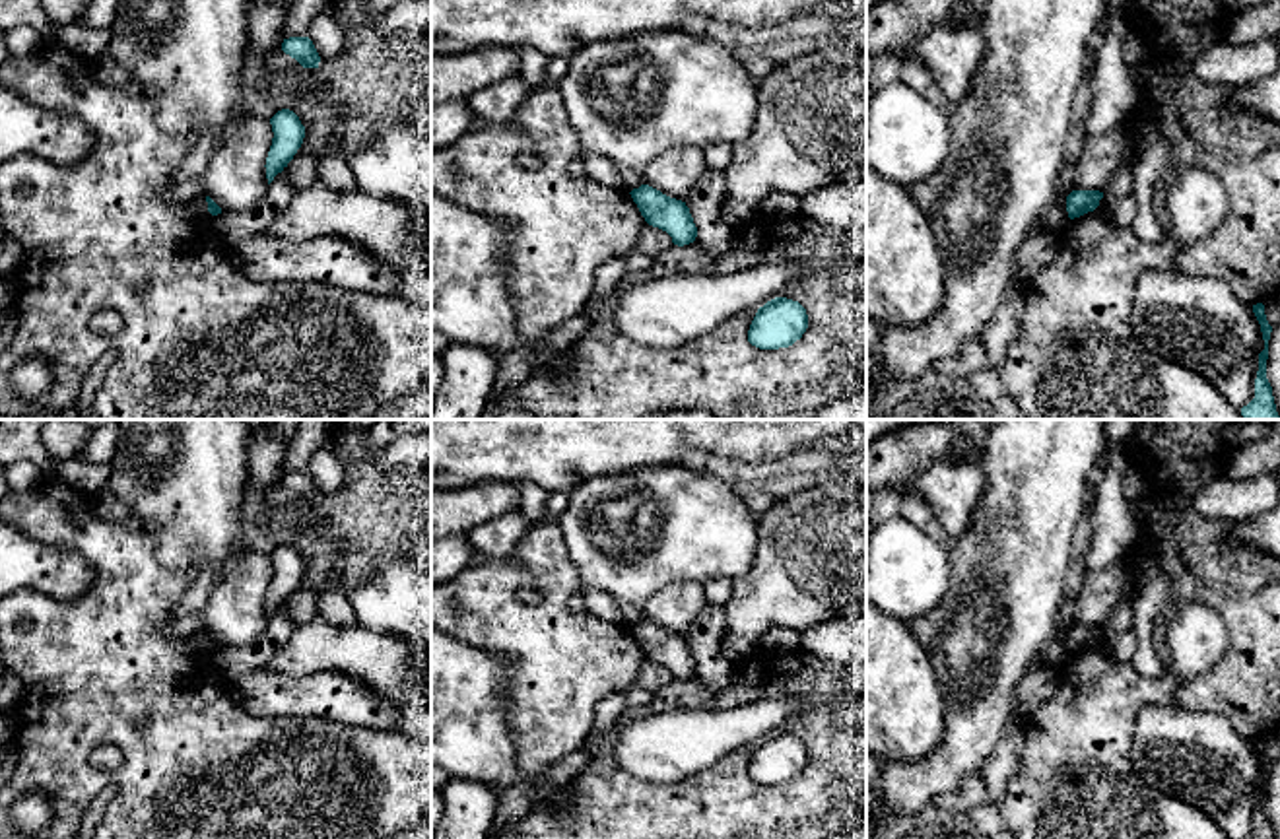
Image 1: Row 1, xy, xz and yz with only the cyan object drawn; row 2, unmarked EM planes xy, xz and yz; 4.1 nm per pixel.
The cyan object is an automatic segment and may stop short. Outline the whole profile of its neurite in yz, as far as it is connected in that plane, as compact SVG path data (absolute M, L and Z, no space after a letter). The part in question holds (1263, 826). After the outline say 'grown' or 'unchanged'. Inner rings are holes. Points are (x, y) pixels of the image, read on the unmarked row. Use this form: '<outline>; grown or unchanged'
M1263 738L1253 740L1253 748L1261 759L1264 785L1259 789L1259 806L1257 806L1257 814L1255 814L1255 833L1249 839L1274 839L1272 822L1266 814L1268 775L1270 775L1272 761L1266 755Z; unchanged

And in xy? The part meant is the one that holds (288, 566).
M289 544L278 546L270 554L270 559L274 573L264 600L268 620L278 608L287 602L305 573L305 561L301 559L299 552Z; unchanged

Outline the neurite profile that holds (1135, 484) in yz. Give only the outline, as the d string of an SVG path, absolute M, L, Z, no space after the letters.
M1128 466L1123 478L1123 489L1128 501L1146 499L1150 493L1150 486L1144 472L1136 466Z

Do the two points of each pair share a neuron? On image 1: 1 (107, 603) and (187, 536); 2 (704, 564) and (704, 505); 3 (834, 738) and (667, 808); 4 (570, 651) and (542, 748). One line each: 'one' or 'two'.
1: two
2: one
3: one
4: one

